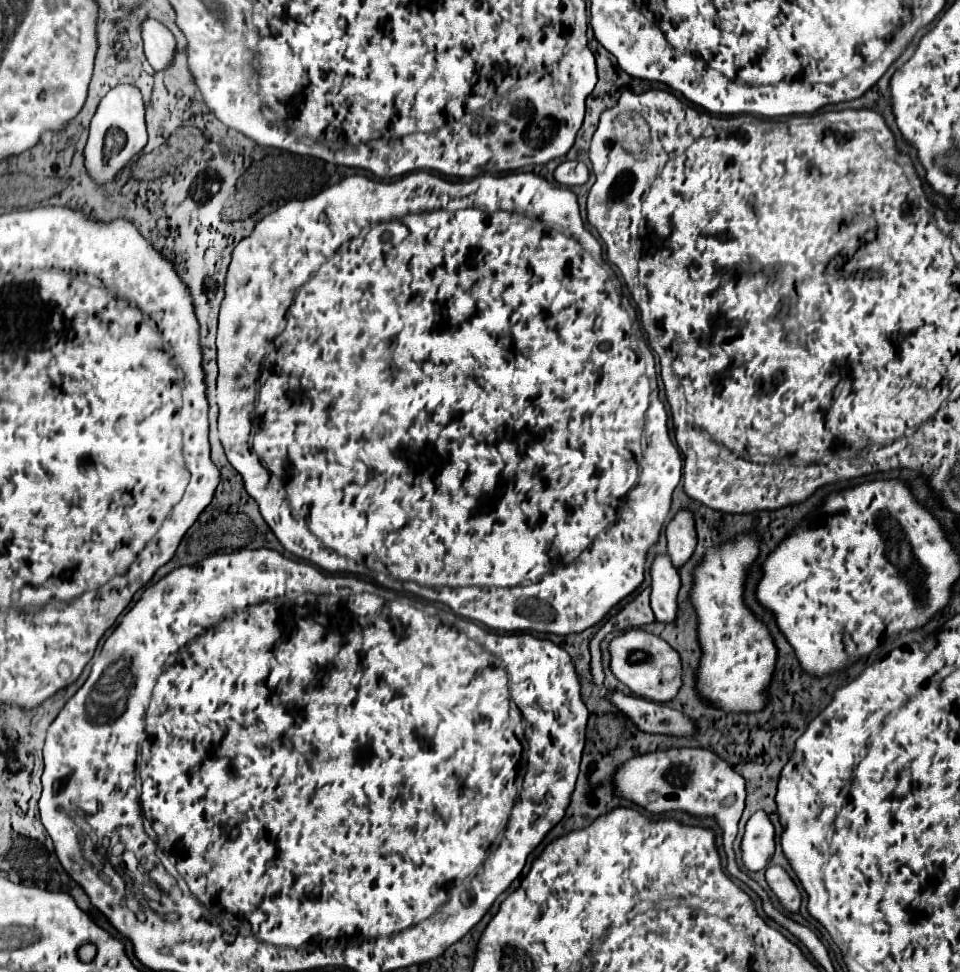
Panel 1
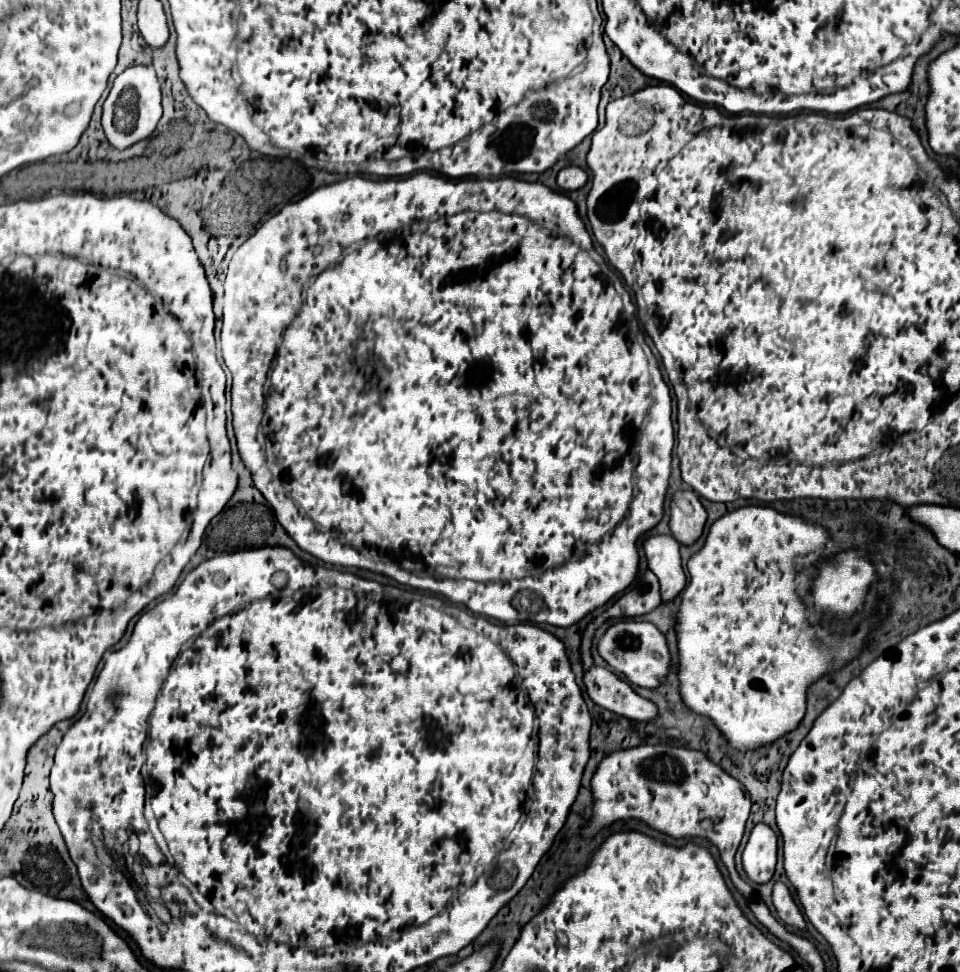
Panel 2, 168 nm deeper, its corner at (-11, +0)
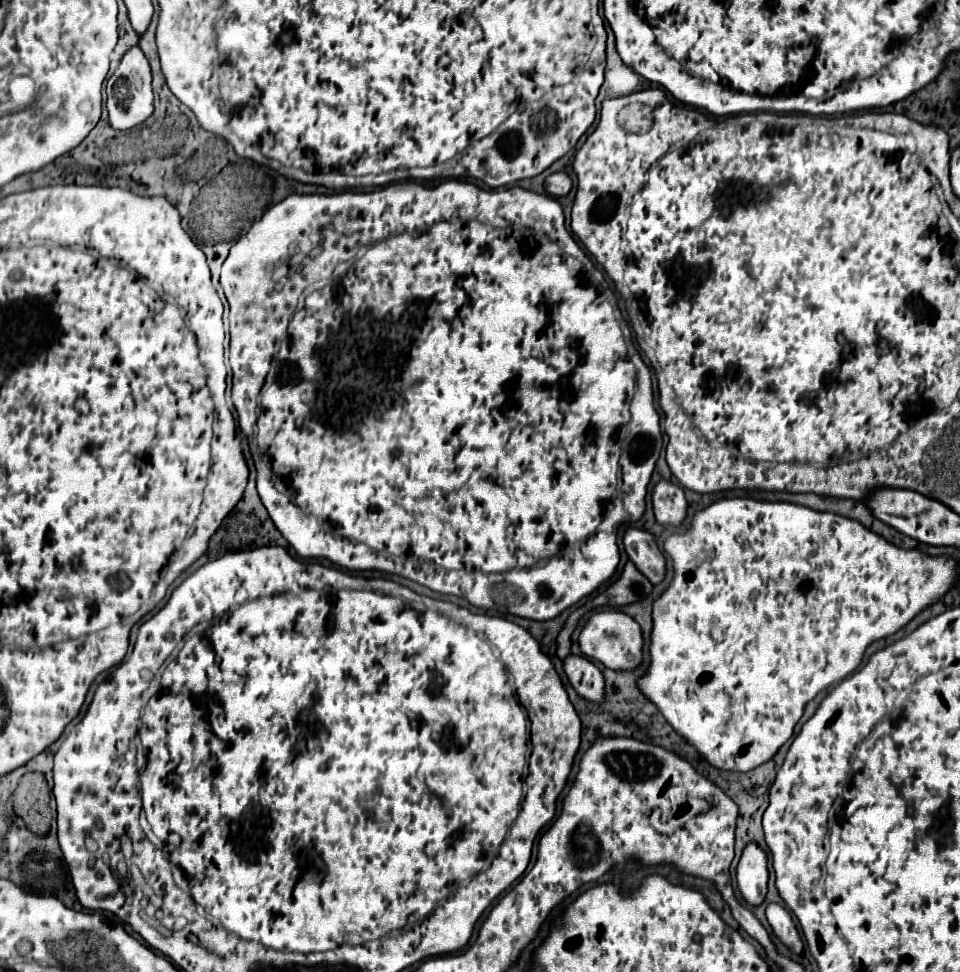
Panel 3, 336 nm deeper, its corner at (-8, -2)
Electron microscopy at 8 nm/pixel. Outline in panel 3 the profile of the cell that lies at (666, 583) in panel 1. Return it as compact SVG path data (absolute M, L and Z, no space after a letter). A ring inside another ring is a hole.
M627 529L625 533L625 551L629 559L635 563L635 567L653 583L659 585L665 579L667 567L665 567L665 557L659 551L653 535L643 529Z

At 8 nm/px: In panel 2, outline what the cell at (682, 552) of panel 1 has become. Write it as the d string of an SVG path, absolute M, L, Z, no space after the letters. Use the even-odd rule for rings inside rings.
M676 491L670 501L670 531L678 543L692 545L704 529L706 511L694 491Z

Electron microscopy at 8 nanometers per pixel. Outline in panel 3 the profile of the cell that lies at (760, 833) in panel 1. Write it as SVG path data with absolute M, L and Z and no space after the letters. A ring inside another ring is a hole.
M747 843L737 865L737 885L745 901L759 905L767 895L767 853L755 843Z

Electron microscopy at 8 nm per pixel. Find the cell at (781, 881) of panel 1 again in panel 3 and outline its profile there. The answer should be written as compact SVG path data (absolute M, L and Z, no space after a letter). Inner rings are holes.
M769 903L767 905L767 921L769 925L773 927L773 933L793 951L793 953L801 953L803 951L803 941L801 941L801 935L795 927L795 921L791 917L791 913L777 905L777 903Z

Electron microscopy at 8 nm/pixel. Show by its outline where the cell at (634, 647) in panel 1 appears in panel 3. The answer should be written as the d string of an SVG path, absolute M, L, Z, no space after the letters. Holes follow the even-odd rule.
M603 611L593 615L581 631L579 645L587 657L601 661L605 667L613 671L635 671L643 663L641 627L637 625L637 621L633 621L629 615L621 611Z

